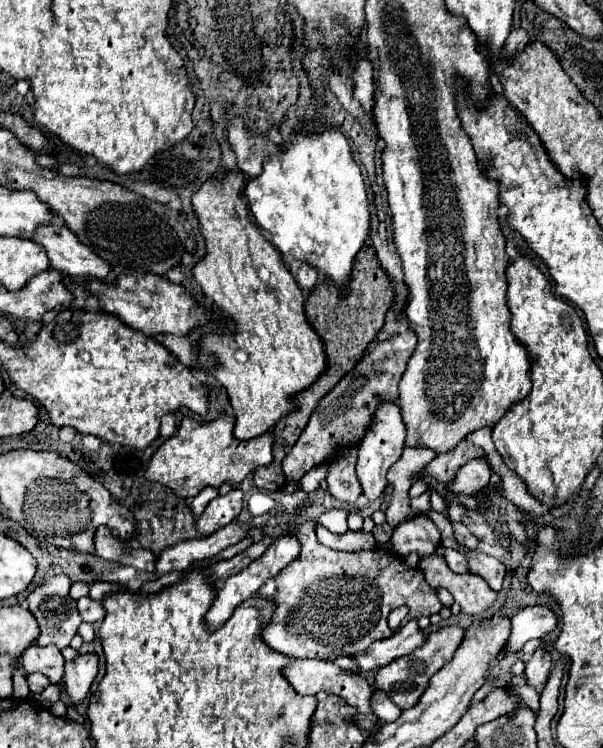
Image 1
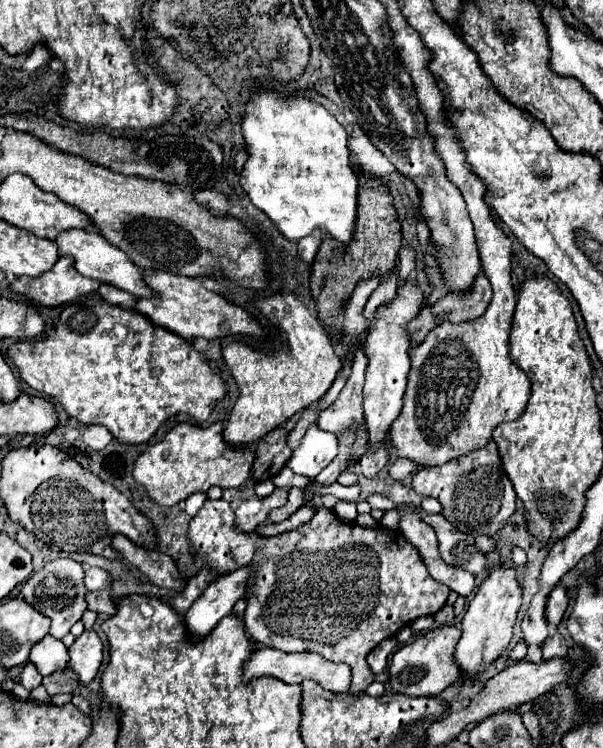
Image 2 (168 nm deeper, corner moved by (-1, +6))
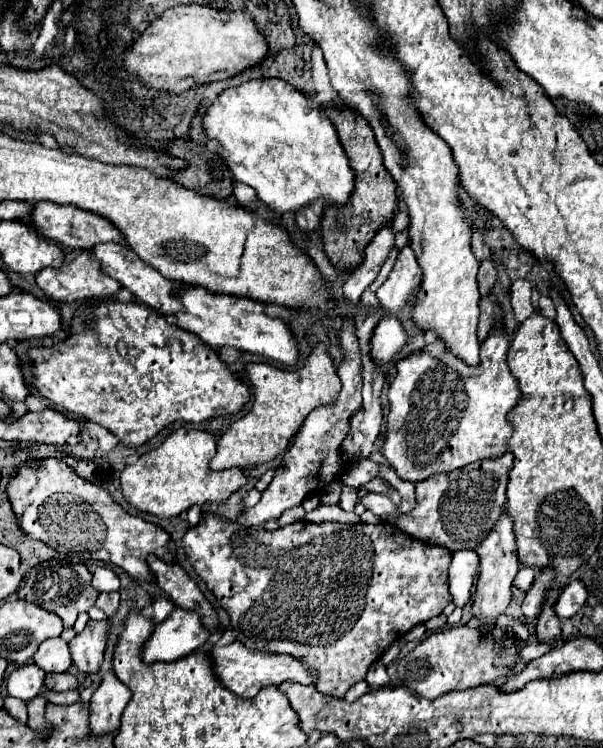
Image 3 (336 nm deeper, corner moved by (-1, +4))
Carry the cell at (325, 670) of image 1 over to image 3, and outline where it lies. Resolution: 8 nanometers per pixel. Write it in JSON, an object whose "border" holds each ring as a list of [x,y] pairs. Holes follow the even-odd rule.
{"border":[[[235,641],[231,645],[225,645],[225,647],[215,645],[215,647],[209,649],[209,653],[211,653],[215,677],[221,681],[221,685],[227,687],[229,691],[233,691],[239,697],[245,697],[245,699],[255,697],[263,687],[281,685],[285,681],[297,681],[297,683],[303,683],[303,685],[309,685],[309,683],[313,685],[315,683],[315,677],[307,669],[303,669],[303,665],[299,661],[295,661],[295,657],[289,657],[289,655],[255,651],[255,649],[245,647],[239,641]]]}

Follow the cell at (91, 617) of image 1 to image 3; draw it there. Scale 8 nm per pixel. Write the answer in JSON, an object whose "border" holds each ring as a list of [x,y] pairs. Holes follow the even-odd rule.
{"border":[[[113,591],[113,593],[99,593],[99,599],[95,603],[99,609],[105,611],[105,615],[111,619],[119,607],[119,593]]]}

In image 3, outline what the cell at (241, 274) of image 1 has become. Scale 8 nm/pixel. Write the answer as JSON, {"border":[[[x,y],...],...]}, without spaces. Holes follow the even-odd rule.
{"border":[[[321,343],[313,347],[307,363],[299,371],[283,371],[267,363],[249,363],[247,373],[255,387],[253,409],[245,417],[235,421],[231,429],[225,431],[219,439],[217,453],[209,463],[209,467],[215,471],[227,467],[243,469],[247,465],[261,465],[273,461],[279,453],[287,449],[289,441],[301,429],[305,417],[321,405],[335,403],[341,391],[341,381],[337,377],[333,359],[329,359],[325,345]]]}

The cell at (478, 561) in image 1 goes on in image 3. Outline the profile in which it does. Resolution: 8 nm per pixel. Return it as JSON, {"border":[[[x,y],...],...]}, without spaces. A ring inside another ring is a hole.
{"border":[[[367,493],[365,497],[359,499],[359,503],[375,515],[387,515],[397,511],[397,505],[393,505],[393,501],[387,495],[379,495],[379,493]]]}

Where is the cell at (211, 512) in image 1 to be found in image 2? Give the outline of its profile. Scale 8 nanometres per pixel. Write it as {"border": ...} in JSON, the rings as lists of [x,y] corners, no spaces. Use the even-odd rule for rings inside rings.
{"border":[[[207,499],[199,513],[191,519],[187,537],[193,553],[221,575],[239,567],[257,567],[253,569],[253,585],[249,585],[247,589],[249,607],[243,615],[251,639],[255,643],[285,653],[315,651],[327,661],[347,663],[353,671],[353,695],[365,691],[375,679],[365,661],[367,653],[413,619],[435,615],[447,601],[449,587],[435,583],[435,579],[427,575],[427,567],[423,567],[419,553],[415,551],[415,547],[411,547],[411,543],[407,543],[407,539],[403,539],[401,531],[391,531],[385,527],[365,529],[355,523],[343,523],[333,515],[331,509],[317,507],[311,521],[299,525],[297,529],[285,531],[275,537],[261,537],[261,551],[243,551],[245,535],[237,533],[233,529],[233,523],[235,515],[229,501]]]}

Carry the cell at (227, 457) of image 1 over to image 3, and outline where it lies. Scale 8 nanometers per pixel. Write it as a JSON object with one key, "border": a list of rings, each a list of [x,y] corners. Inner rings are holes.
{"border":[[[173,431],[157,449],[141,455],[135,463],[127,465],[121,473],[121,493],[143,513],[157,517],[177,517],[193,505],[221,503],[231,493],[239,491],[247,477],[241,469],[213,471],[209,461],[215,455],[215,439],[207,431]]]}

